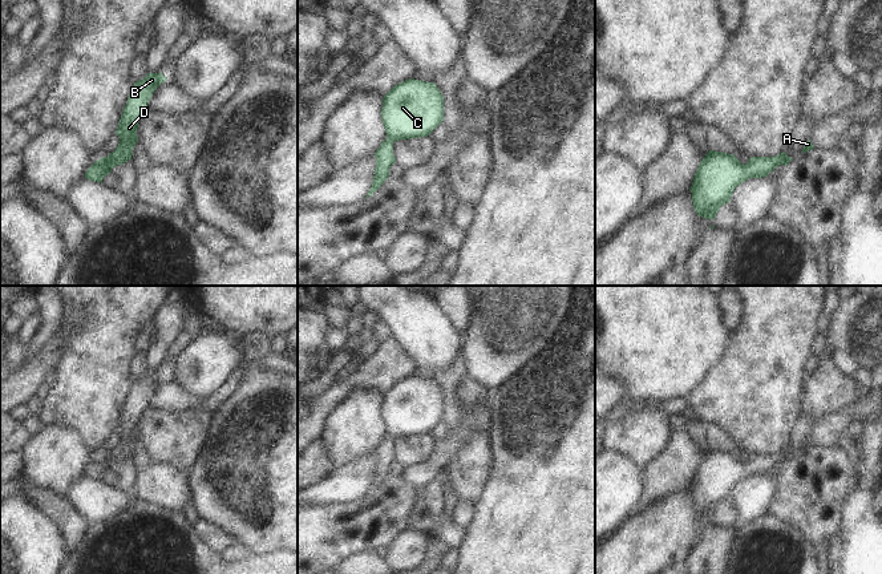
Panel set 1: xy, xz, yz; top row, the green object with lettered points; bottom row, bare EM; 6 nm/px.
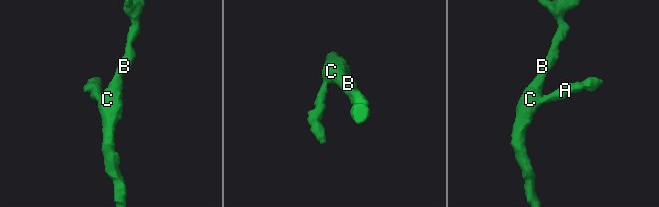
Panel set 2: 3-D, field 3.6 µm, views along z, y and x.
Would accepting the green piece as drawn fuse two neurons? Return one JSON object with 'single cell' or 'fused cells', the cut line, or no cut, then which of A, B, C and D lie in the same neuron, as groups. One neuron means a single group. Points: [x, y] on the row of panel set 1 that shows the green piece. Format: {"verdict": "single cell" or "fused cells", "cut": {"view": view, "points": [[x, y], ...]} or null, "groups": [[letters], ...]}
{"verdict": "single cell", "cut": null, "groups": [["A", "B", "C", "D"]]}

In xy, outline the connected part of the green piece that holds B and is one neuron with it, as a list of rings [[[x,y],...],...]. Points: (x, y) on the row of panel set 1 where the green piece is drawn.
[[[147,73],[145,78],[135,81],[122,110],[116,134],[120,144],[108,157],[102,157],[86,170],[85,178],[102,183],[112,169],[132,159],[133,149],[138,142],[137,129],[141,117],[149,110],[147,104],[154,90],[167,78],[161,73]]]

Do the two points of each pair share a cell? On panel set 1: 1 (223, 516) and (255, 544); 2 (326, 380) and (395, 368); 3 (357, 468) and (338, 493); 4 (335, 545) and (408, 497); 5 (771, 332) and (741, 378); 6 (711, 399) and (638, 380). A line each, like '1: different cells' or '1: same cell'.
1: same cell
2: different cells
3: same cell
4: same cell
5: same cell
6: different cells

